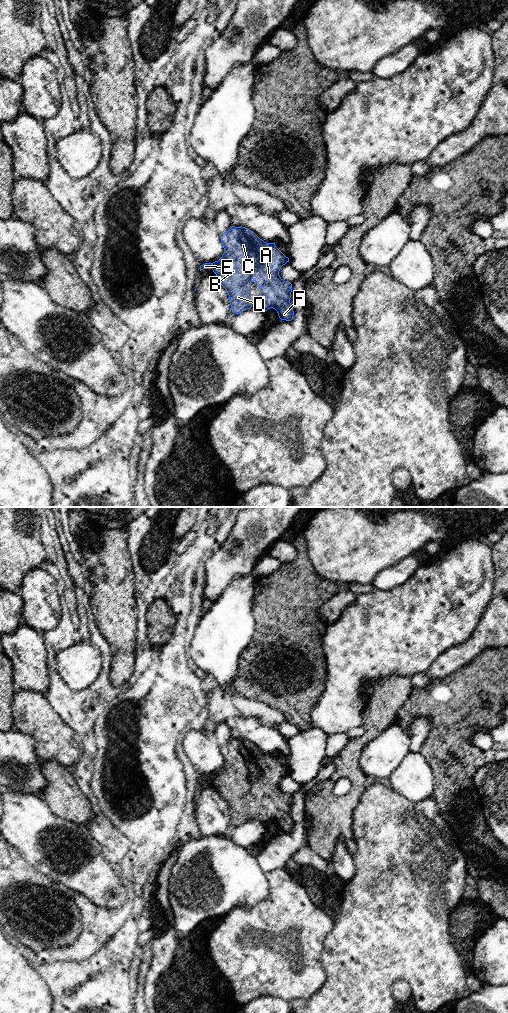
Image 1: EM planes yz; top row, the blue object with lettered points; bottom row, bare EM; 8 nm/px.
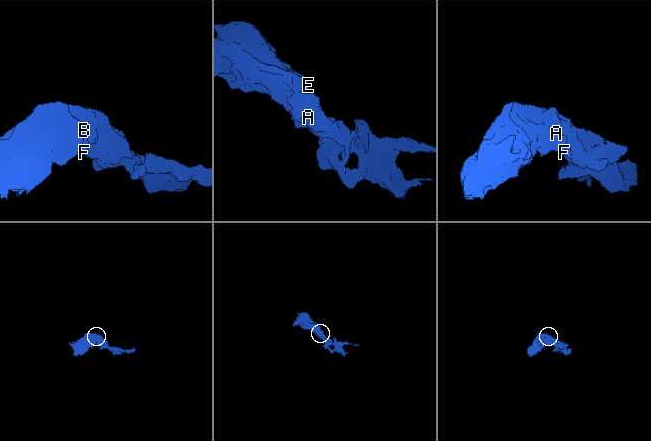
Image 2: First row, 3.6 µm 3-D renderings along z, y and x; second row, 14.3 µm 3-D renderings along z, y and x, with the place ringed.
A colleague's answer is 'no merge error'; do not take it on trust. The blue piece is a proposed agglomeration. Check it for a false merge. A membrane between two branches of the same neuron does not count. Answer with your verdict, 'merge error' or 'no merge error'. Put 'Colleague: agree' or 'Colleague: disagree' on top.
Colleague: agree
no merge error

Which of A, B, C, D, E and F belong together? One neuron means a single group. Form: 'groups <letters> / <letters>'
groups A B C D E F

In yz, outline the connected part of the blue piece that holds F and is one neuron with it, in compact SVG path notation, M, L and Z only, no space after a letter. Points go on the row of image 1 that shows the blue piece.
M232 226L228 231L220 234L220 238L224 248L222 257L213 263L201 265L200 271L213 270L229 295L232 312L239 314L252 307L251 281L254 280L259 284L260 289L258 307L265 311L273 308L281 320L291 321L294 316L290 303L292 284L284 281L279 275L281 267L289 262L289 258L276 247L275 243L264 242L253 231L242 226Z

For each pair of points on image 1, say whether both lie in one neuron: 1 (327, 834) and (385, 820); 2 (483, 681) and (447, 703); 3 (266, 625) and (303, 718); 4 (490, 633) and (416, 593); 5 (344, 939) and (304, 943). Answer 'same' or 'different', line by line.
1: different
2: same
3: same
4: different
5: different

